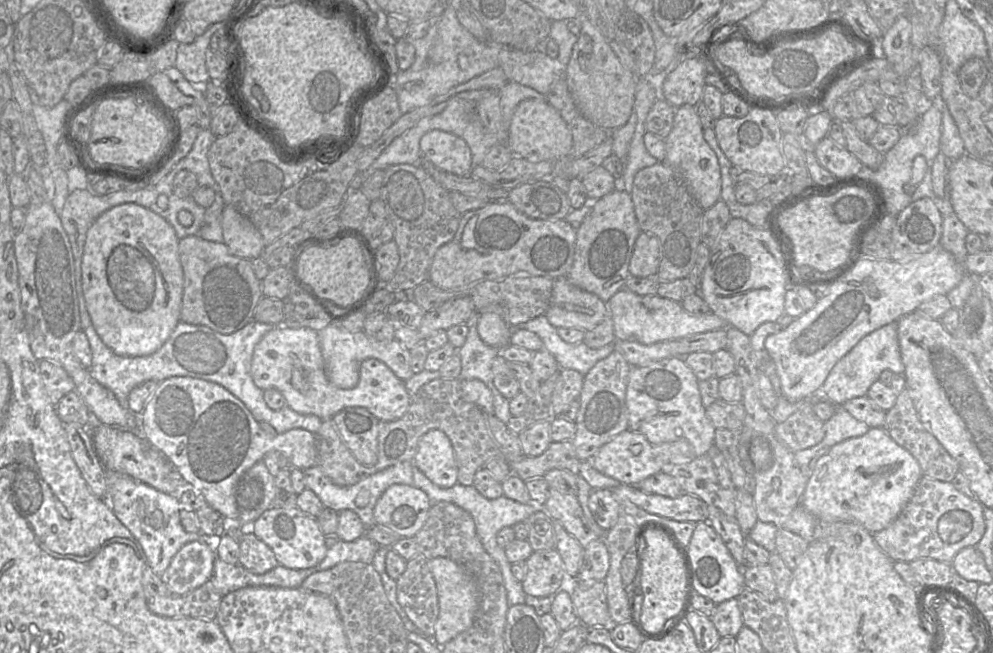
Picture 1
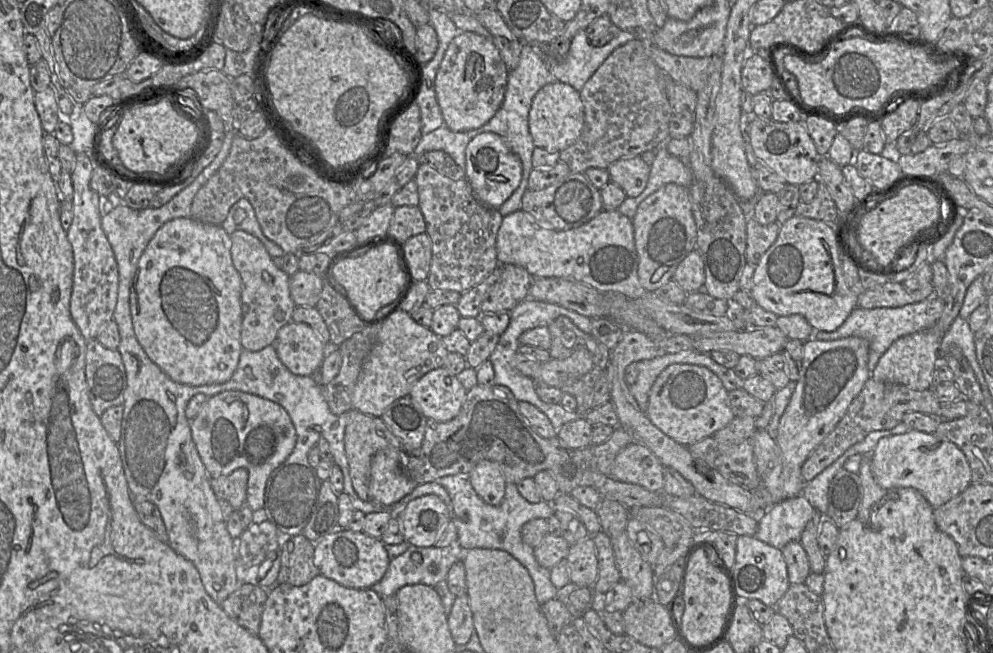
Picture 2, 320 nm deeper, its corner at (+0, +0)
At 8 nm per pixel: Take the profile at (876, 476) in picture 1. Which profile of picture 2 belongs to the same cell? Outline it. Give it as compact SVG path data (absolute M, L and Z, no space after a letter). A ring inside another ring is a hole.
M918 430L881 438L869 457L872 473L881 487L914 488L933 508L945 504L972 483L966 456L954 443Z

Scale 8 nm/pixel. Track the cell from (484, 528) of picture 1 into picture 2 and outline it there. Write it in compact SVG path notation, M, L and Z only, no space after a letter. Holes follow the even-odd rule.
M449 475L436 480L448 492L452 502L451 521L457 528L457 541L464 549L494 549L509 553L529 572L535 589L535 596L540 605L555 599L558 588L550 580L550 572L542 567L534 556L533 547L523 542L522 526L535 518L548 519L554 510L546 501L530 503L519 493L516 484L509 483L499 505L484 502L472 487L468 475Z

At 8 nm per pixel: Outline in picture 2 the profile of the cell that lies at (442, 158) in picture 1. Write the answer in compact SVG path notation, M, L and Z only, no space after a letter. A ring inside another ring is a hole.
M492 132L476 135L465 150L466 179L481 203L499 208L518 188L522 180L520 159L508 147L505 140Z

